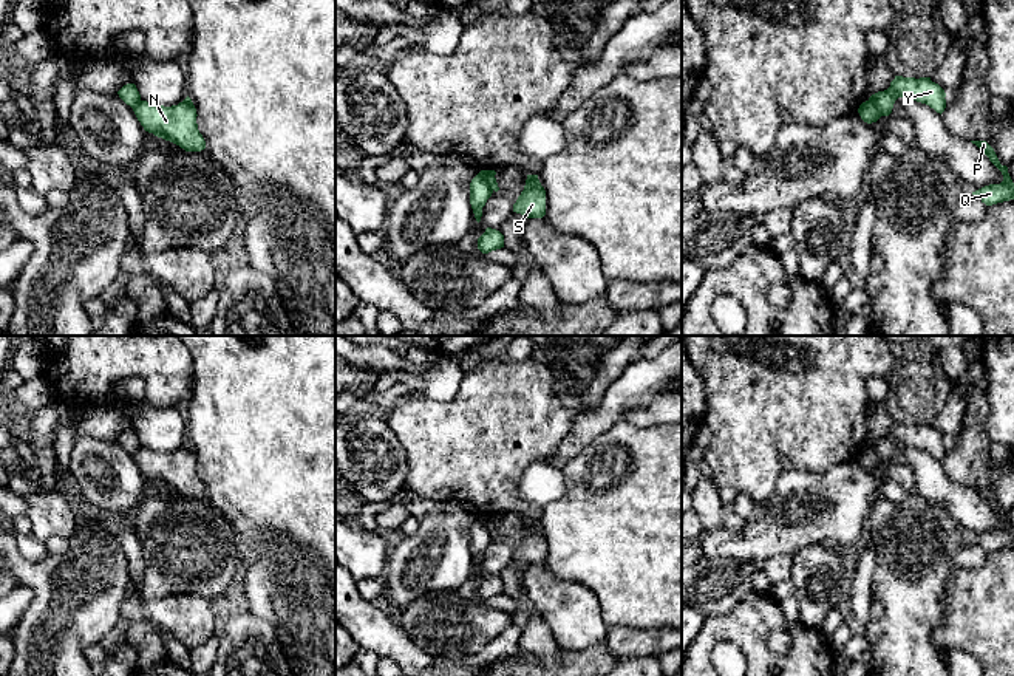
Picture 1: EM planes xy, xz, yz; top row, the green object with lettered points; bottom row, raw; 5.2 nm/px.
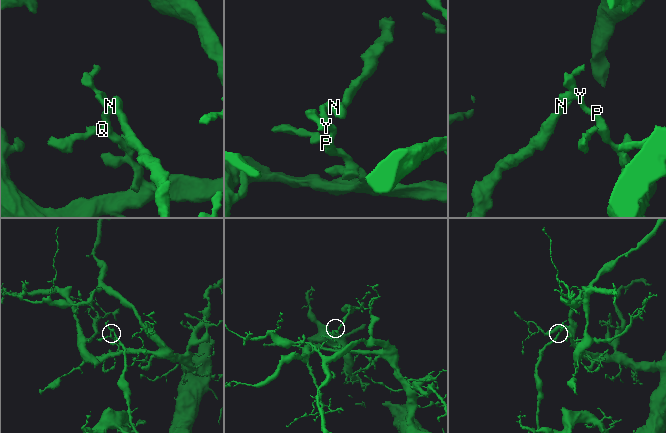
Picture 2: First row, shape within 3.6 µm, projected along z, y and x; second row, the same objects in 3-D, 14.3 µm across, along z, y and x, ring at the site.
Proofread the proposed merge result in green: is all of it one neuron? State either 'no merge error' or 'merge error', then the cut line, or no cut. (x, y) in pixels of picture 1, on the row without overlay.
merge error | xz (479, 518), (492, 537)

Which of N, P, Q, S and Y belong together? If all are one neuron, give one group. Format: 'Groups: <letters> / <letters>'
Groups: N S / P Q Y

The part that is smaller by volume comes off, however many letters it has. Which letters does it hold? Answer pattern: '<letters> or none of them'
N, S

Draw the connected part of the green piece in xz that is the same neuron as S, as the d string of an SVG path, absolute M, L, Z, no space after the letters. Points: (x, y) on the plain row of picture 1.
M527 521L524 537L513 551L513 558L526 565L543 565L546 562L546 537L538 521Z

